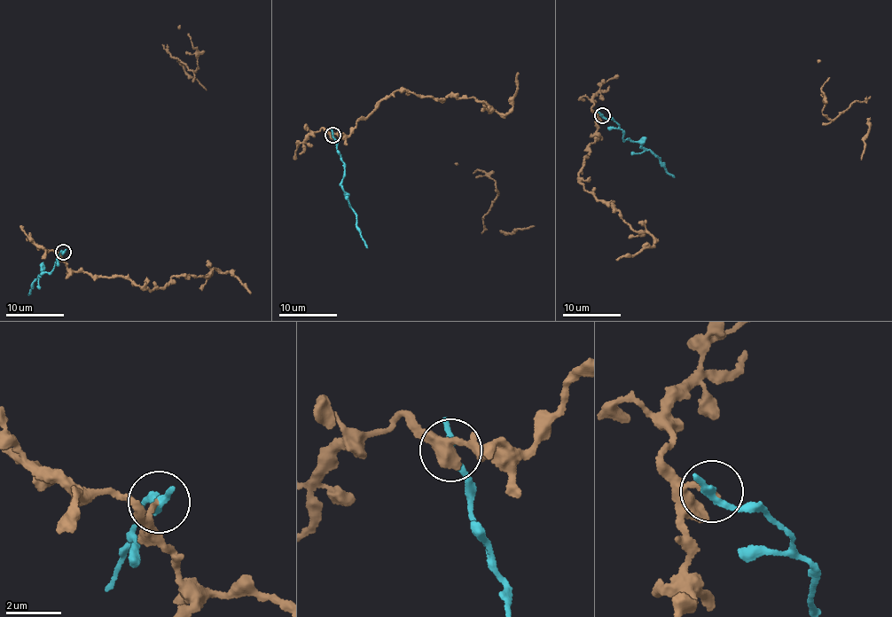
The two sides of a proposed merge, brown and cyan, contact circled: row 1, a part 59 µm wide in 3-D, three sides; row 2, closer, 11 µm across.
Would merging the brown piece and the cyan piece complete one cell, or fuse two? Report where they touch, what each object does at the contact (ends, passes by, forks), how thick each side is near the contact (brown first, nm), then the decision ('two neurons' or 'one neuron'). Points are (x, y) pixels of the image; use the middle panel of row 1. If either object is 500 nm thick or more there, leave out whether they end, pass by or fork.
(332, 135) | brown ends | cyan ends | 160/360 nm | two neurons

